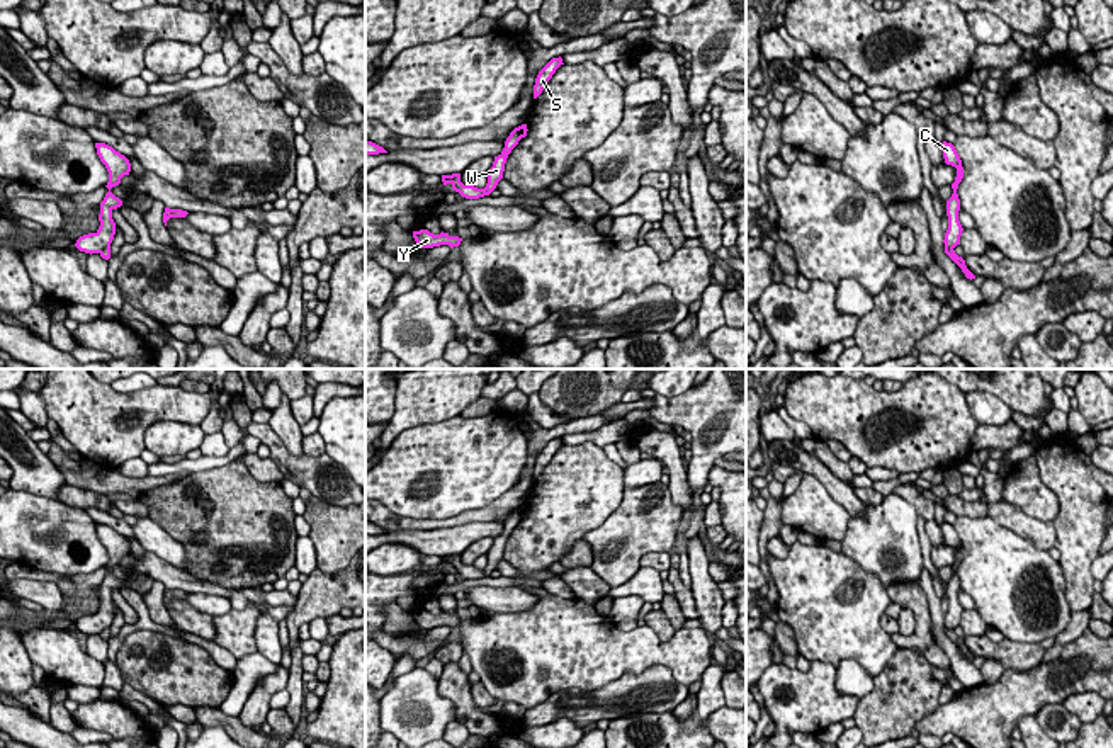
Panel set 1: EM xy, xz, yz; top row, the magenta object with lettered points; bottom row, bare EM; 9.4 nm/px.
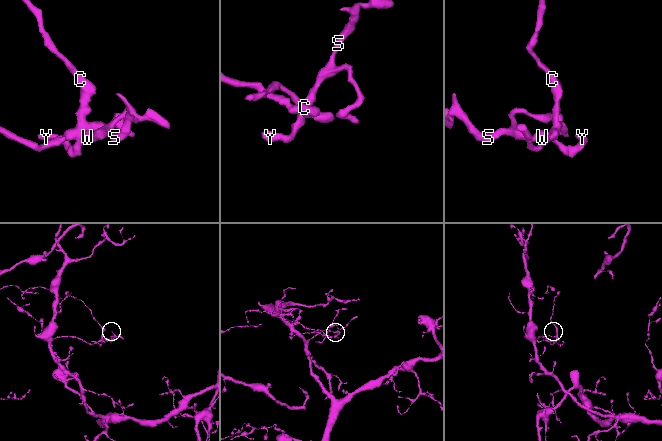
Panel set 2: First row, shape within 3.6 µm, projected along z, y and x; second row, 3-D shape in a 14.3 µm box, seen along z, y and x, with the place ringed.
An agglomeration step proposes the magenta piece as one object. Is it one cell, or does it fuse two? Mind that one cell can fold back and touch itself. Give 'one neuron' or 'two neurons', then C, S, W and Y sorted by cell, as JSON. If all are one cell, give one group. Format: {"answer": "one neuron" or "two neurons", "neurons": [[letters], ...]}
{"answer": "two neurons", "neurons": [["C"], ["S", "W", "Y"]]}

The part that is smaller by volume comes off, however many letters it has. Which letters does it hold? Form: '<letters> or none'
S, W, Y

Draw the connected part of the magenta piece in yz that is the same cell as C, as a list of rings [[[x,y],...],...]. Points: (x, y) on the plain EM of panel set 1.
[[[943,522],[940,527],[943,532],[945,544],[957,549],[957,558],[955,558],[955,563],[952,564],[953,575],[946,581],[948,610],[946,610],[945,620],[943,620],[945,627],[955,629],[957,626],[960,626],[960,617],[963,612],[963,609],[958,602],[960,580],[957,575],[958,564],[963,559],[963,547],[962,547],[962,541],[952,524]]]

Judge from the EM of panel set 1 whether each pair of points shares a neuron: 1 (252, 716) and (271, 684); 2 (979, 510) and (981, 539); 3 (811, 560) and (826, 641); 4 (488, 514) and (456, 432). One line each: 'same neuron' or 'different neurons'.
1: same neuron
2: different neurons
3: same neuron
4: different neurons

